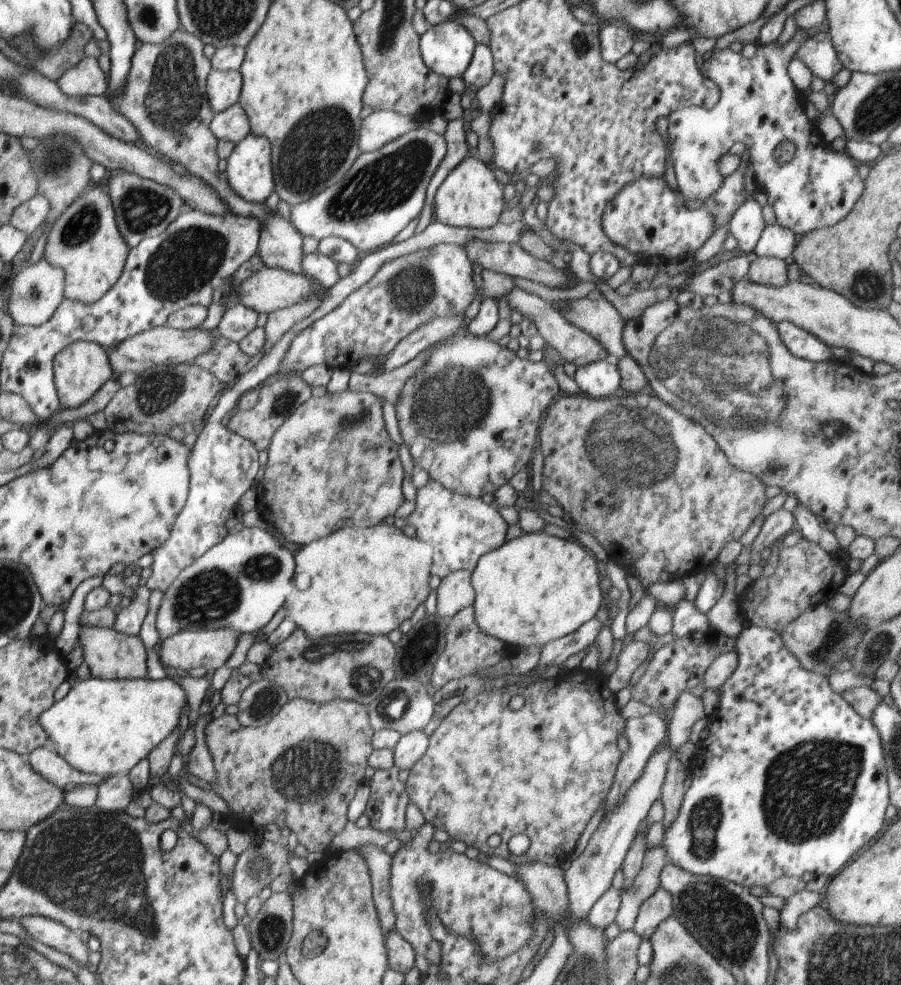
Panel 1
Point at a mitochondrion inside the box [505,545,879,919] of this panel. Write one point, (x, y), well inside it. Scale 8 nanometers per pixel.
(829, 771)

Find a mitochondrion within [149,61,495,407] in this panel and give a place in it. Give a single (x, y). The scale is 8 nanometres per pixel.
(314, 150)

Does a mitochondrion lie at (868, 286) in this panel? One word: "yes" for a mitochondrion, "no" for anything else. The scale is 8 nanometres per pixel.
yes

